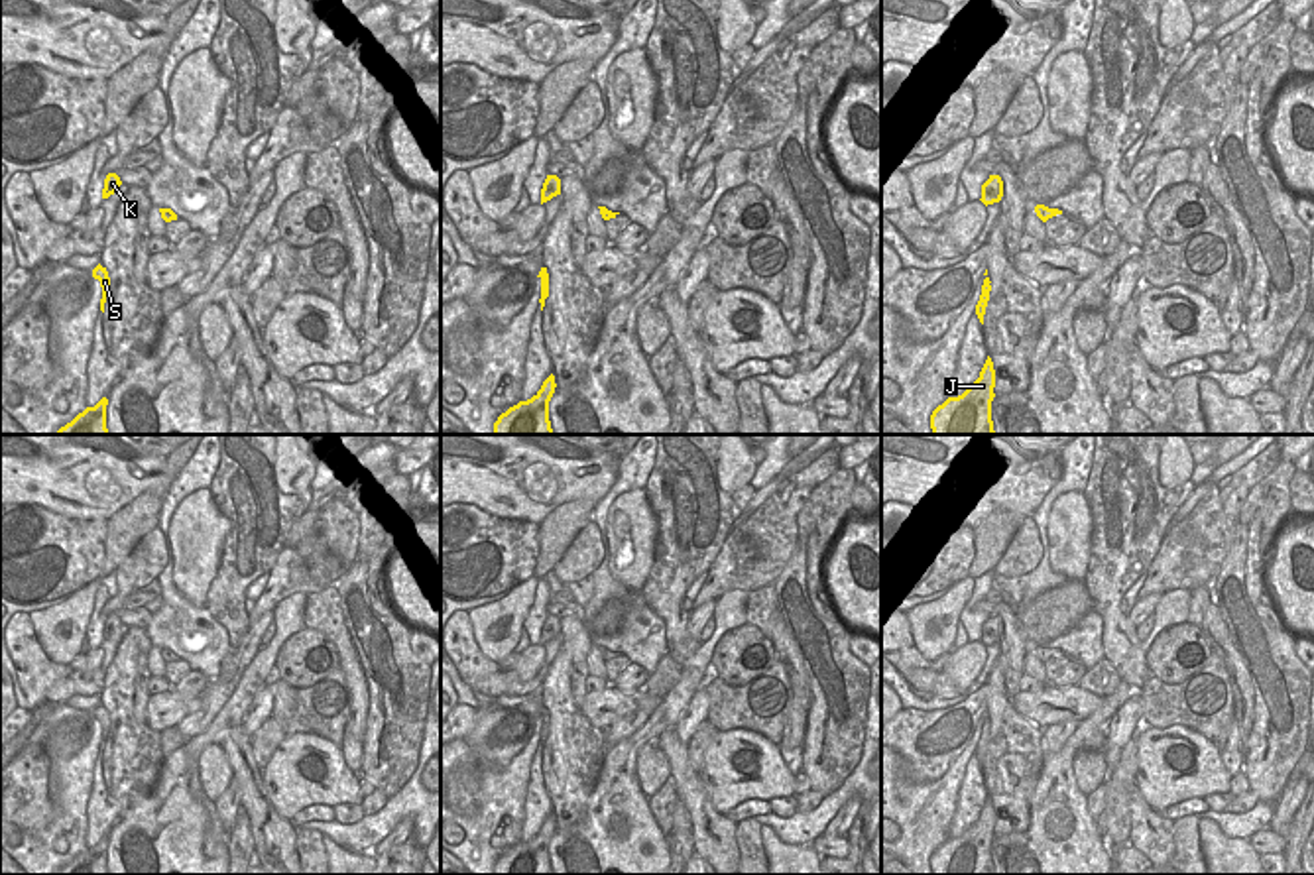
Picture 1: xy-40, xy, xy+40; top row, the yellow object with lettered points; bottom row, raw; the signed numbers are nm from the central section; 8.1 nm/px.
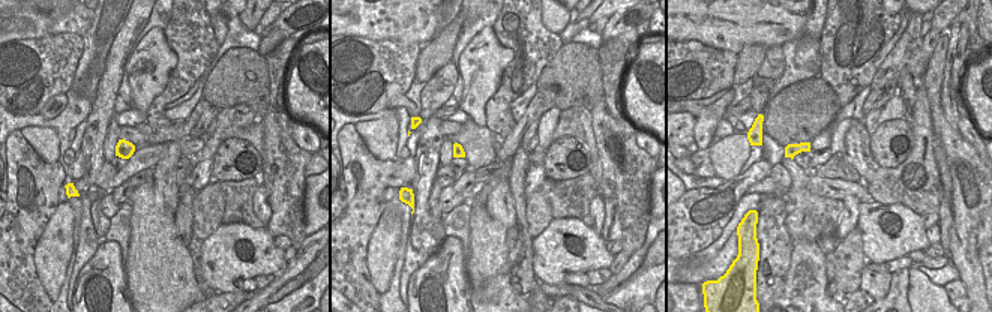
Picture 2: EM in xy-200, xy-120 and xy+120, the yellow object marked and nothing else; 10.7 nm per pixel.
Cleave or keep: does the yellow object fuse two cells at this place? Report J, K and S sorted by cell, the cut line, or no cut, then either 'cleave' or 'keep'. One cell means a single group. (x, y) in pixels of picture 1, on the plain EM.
J K S; no cut; keep

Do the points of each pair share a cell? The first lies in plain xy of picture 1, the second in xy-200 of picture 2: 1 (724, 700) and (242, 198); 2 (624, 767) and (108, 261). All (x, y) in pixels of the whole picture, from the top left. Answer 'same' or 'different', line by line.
1: same
2: same

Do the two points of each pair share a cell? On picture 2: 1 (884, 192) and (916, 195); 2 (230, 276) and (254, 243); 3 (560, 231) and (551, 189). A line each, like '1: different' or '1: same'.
1: same
2: same
3: different

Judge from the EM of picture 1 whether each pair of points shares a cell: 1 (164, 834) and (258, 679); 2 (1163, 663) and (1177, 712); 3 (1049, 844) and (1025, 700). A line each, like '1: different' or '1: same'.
1: same
2: different
3: different

